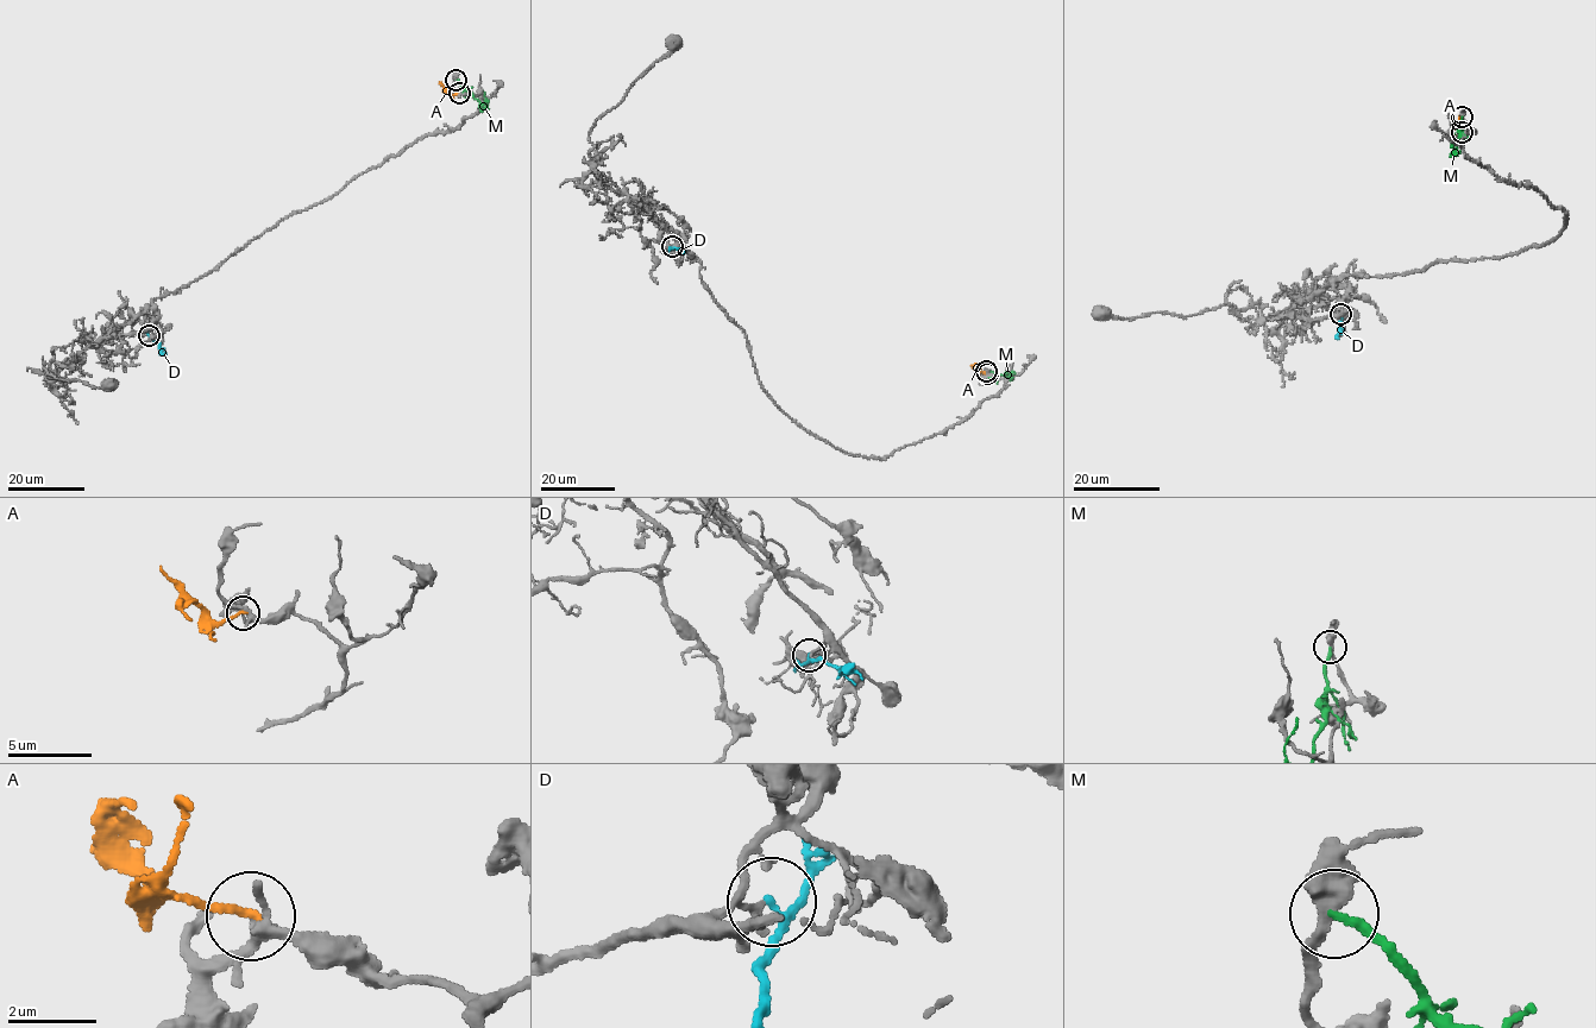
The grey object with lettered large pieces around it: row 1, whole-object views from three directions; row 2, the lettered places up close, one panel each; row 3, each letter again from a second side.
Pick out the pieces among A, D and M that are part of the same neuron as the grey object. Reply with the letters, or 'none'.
A

